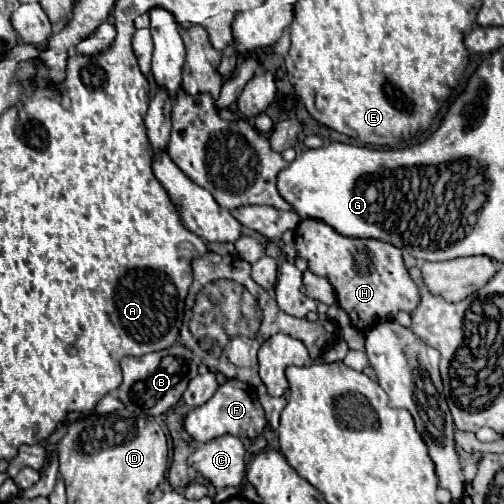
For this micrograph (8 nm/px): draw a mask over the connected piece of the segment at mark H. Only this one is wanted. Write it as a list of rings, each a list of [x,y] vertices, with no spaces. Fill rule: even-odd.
[[[303,219],[299,223],[299,227],[295,229],[295,245],[297,245],[299,255],[303,259],[307,259],[309,269],[315,275],[321,275],[321,277],[329,279],[329,283],[333,285],[333,289],[337,293],[339,307],[345,309],[351,323],[361,331],[371,327],[379,319],[393,319],[397,311],[411,313],[419,303],[419,291],[417,291],[417,285],[411,281],[405,265],[403,265],[401,249],[393,247],[391,243],[385,243],[385,241],[379,241],[379,239],[345,237],[345,235],[337,233],[331,225],[319,221],[319,219]]]

